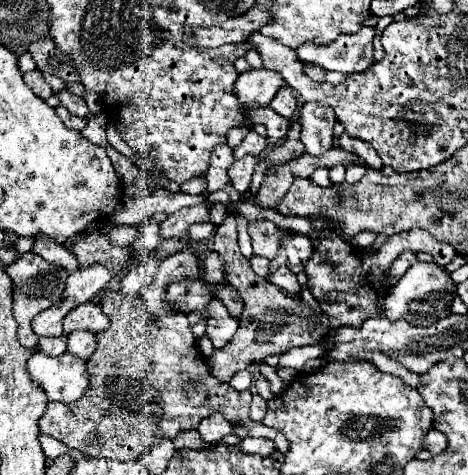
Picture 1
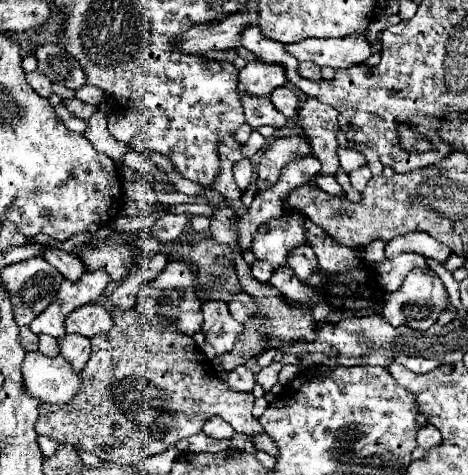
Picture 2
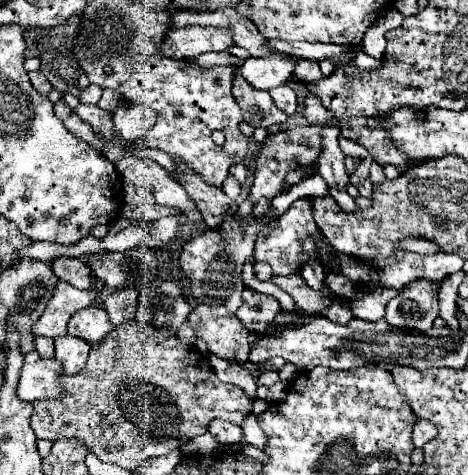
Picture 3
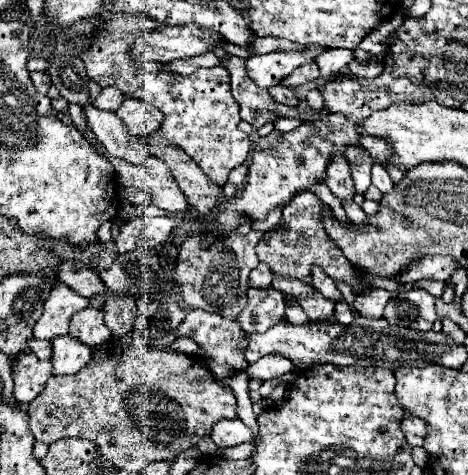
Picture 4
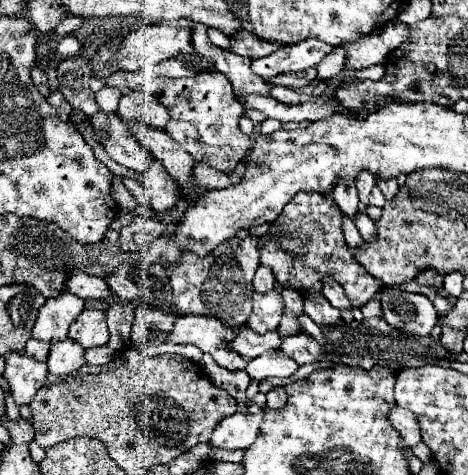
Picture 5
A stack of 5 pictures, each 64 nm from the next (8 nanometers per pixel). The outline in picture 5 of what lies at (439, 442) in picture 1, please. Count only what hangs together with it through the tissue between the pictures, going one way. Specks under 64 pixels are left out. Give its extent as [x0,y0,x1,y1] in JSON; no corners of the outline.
[388,406,420,448]

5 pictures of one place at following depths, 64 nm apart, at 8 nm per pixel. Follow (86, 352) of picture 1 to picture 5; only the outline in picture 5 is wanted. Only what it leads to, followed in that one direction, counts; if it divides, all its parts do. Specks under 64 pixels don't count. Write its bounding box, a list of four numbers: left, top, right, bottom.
[46,338,84,376]

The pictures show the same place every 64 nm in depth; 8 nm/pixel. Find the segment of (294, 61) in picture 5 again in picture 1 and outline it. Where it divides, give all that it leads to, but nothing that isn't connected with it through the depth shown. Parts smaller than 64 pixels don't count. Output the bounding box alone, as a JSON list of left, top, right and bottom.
[234,68,284,110]

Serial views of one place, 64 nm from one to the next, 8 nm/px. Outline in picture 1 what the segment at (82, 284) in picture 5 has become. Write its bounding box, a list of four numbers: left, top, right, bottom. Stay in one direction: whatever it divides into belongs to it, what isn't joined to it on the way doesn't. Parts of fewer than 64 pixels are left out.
[32,234,80,274]

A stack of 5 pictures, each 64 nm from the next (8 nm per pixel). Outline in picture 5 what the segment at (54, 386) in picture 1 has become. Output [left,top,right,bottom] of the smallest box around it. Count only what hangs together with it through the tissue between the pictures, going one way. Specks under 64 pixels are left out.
[4,352,48,404]

